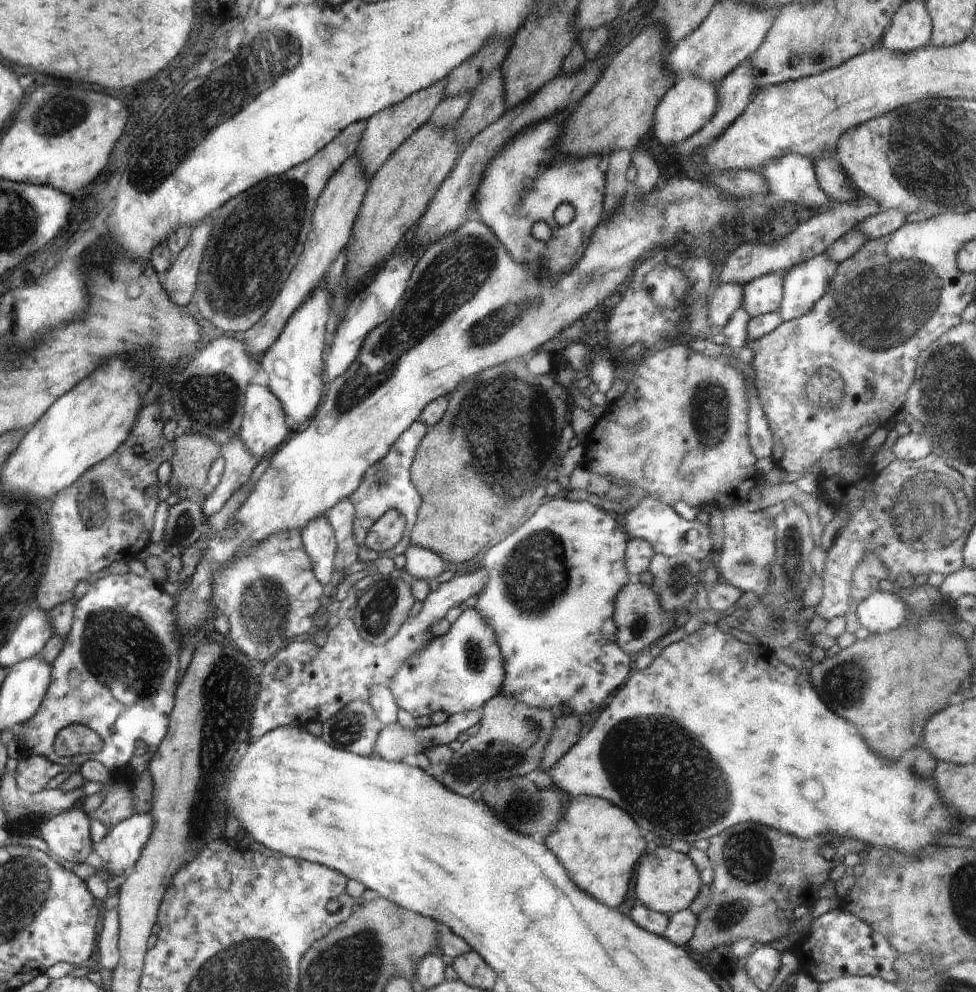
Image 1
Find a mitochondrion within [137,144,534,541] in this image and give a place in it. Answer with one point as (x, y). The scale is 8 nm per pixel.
(253, 245)

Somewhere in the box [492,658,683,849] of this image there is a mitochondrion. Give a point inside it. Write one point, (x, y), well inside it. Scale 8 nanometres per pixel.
(522, 800)

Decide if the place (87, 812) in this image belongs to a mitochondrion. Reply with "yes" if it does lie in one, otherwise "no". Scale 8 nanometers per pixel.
no

